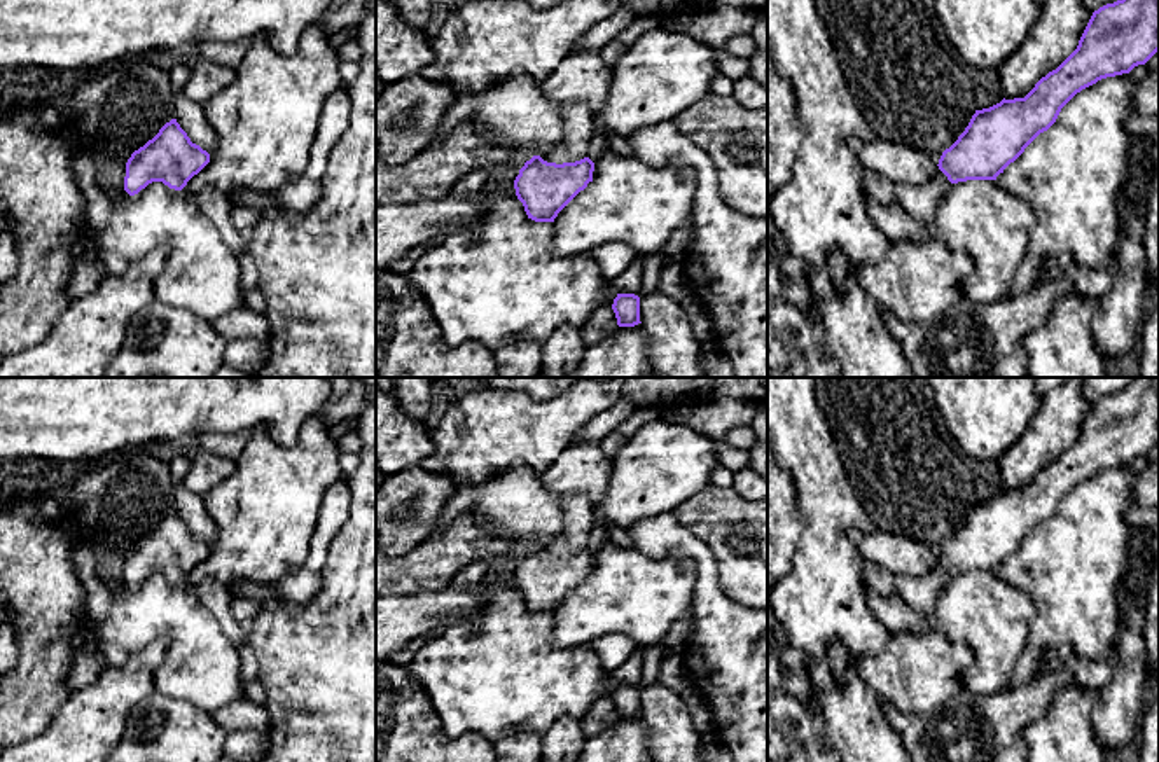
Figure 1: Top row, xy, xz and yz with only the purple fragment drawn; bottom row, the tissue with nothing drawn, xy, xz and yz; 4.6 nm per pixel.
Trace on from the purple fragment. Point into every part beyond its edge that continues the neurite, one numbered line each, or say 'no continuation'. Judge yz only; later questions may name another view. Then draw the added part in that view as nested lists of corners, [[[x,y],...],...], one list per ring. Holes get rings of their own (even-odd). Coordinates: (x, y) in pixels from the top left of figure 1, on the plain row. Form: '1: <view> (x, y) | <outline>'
1: yz (922, 593) | [[[937,559],[932,570],[923,577],[895,575],[895,591],[909,606],[932,619],[935,603],[951,578],[947,568]]]

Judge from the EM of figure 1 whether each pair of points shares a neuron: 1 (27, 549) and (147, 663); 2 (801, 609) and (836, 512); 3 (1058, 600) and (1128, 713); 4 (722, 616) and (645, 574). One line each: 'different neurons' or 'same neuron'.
1: different neurons
2: same neuron
3: different neurons
4: different neurons

